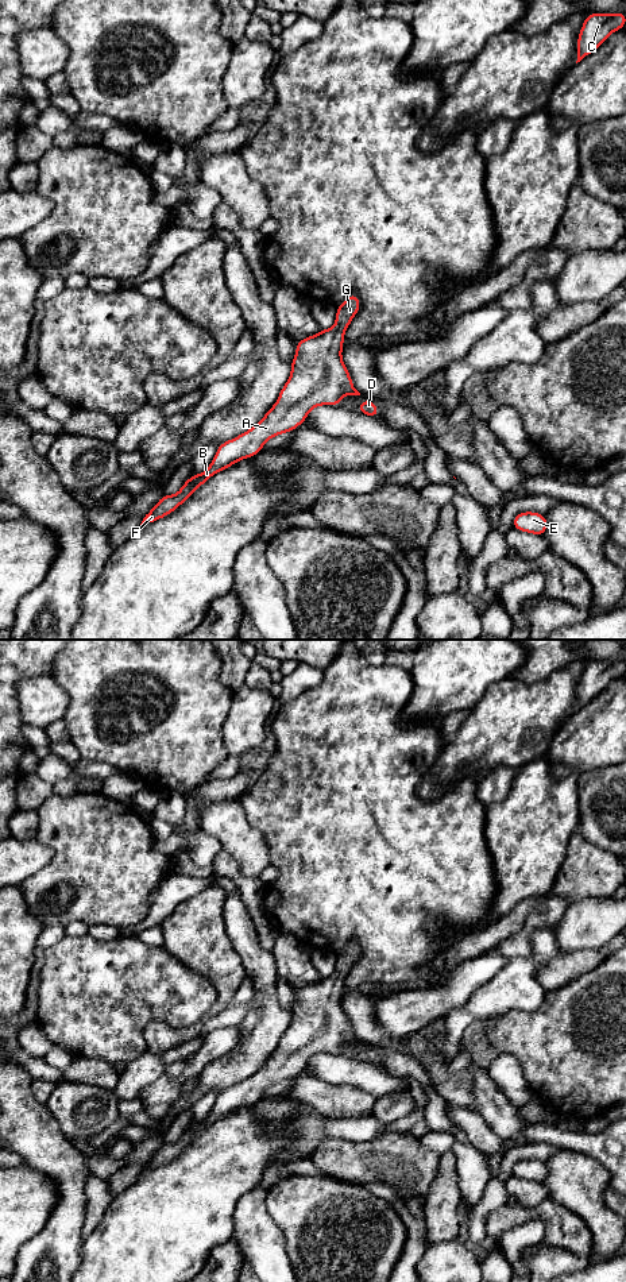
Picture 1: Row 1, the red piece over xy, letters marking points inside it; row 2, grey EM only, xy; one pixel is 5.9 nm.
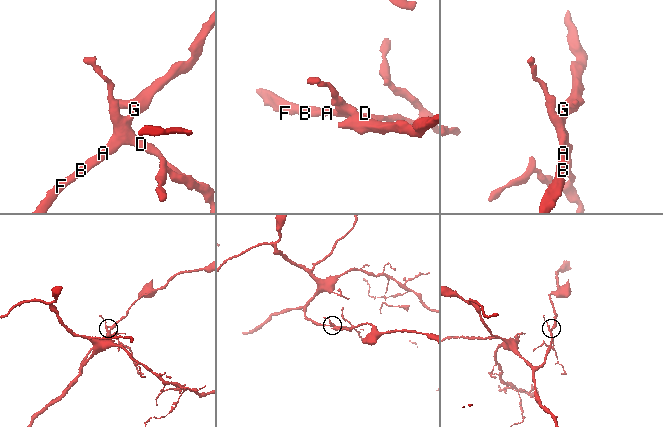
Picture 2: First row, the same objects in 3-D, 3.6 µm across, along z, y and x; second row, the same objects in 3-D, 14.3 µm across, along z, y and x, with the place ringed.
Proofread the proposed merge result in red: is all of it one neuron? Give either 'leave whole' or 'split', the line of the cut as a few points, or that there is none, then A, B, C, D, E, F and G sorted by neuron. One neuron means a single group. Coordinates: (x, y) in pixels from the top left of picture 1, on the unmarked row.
leave whole | no cut | A B C D E F G

